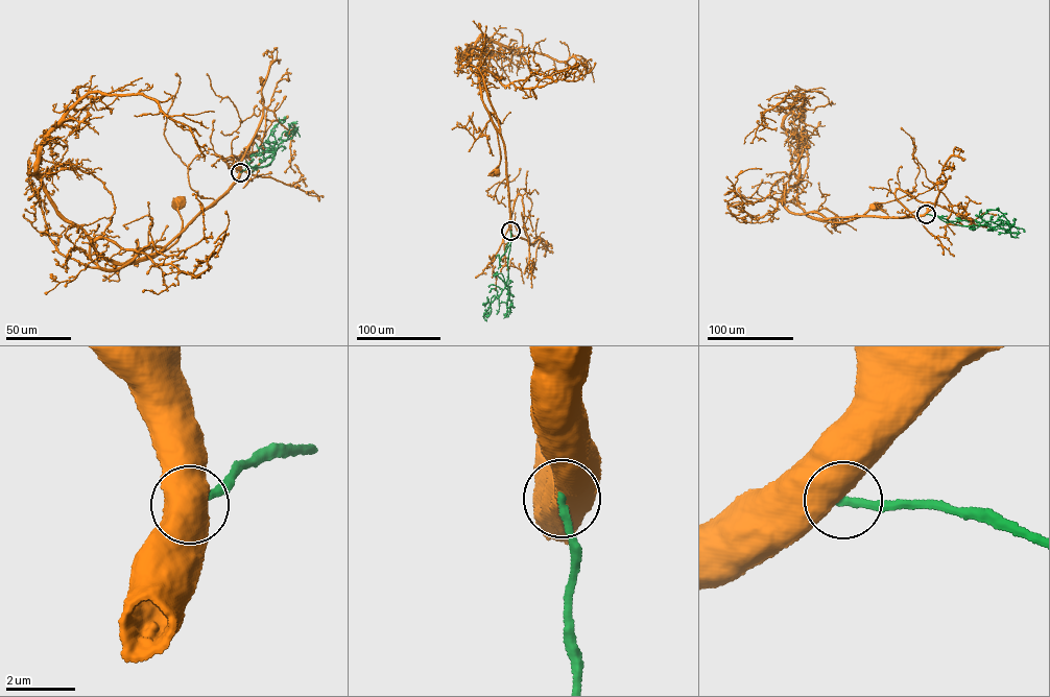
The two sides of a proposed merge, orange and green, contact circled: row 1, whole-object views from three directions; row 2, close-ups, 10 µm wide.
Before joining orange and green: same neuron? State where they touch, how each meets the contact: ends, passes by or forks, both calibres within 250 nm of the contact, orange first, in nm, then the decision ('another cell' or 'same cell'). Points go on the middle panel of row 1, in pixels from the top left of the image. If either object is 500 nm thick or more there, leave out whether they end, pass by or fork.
at (510, 231); 750 nm thick on the orange side, 240 nm on the other; another cell

